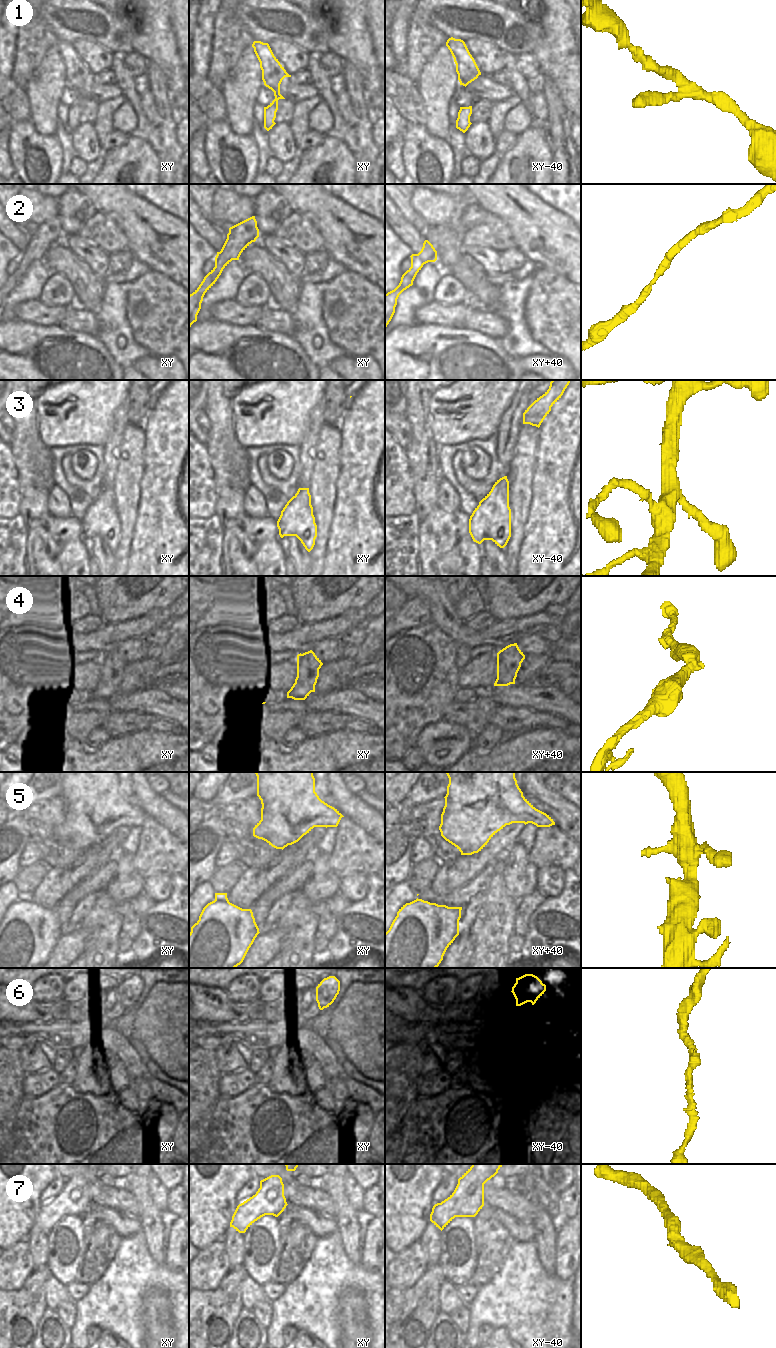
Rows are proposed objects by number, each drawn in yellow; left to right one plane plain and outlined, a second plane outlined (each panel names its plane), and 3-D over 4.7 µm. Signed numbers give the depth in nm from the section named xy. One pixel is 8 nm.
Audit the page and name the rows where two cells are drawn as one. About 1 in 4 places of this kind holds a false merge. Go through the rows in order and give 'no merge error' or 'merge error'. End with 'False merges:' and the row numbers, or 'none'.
1: no merge error
2: no merge error
3: no merge error
4: merge error
5: no merge error
6: no merge error
7: no merge error
False merges: 4

